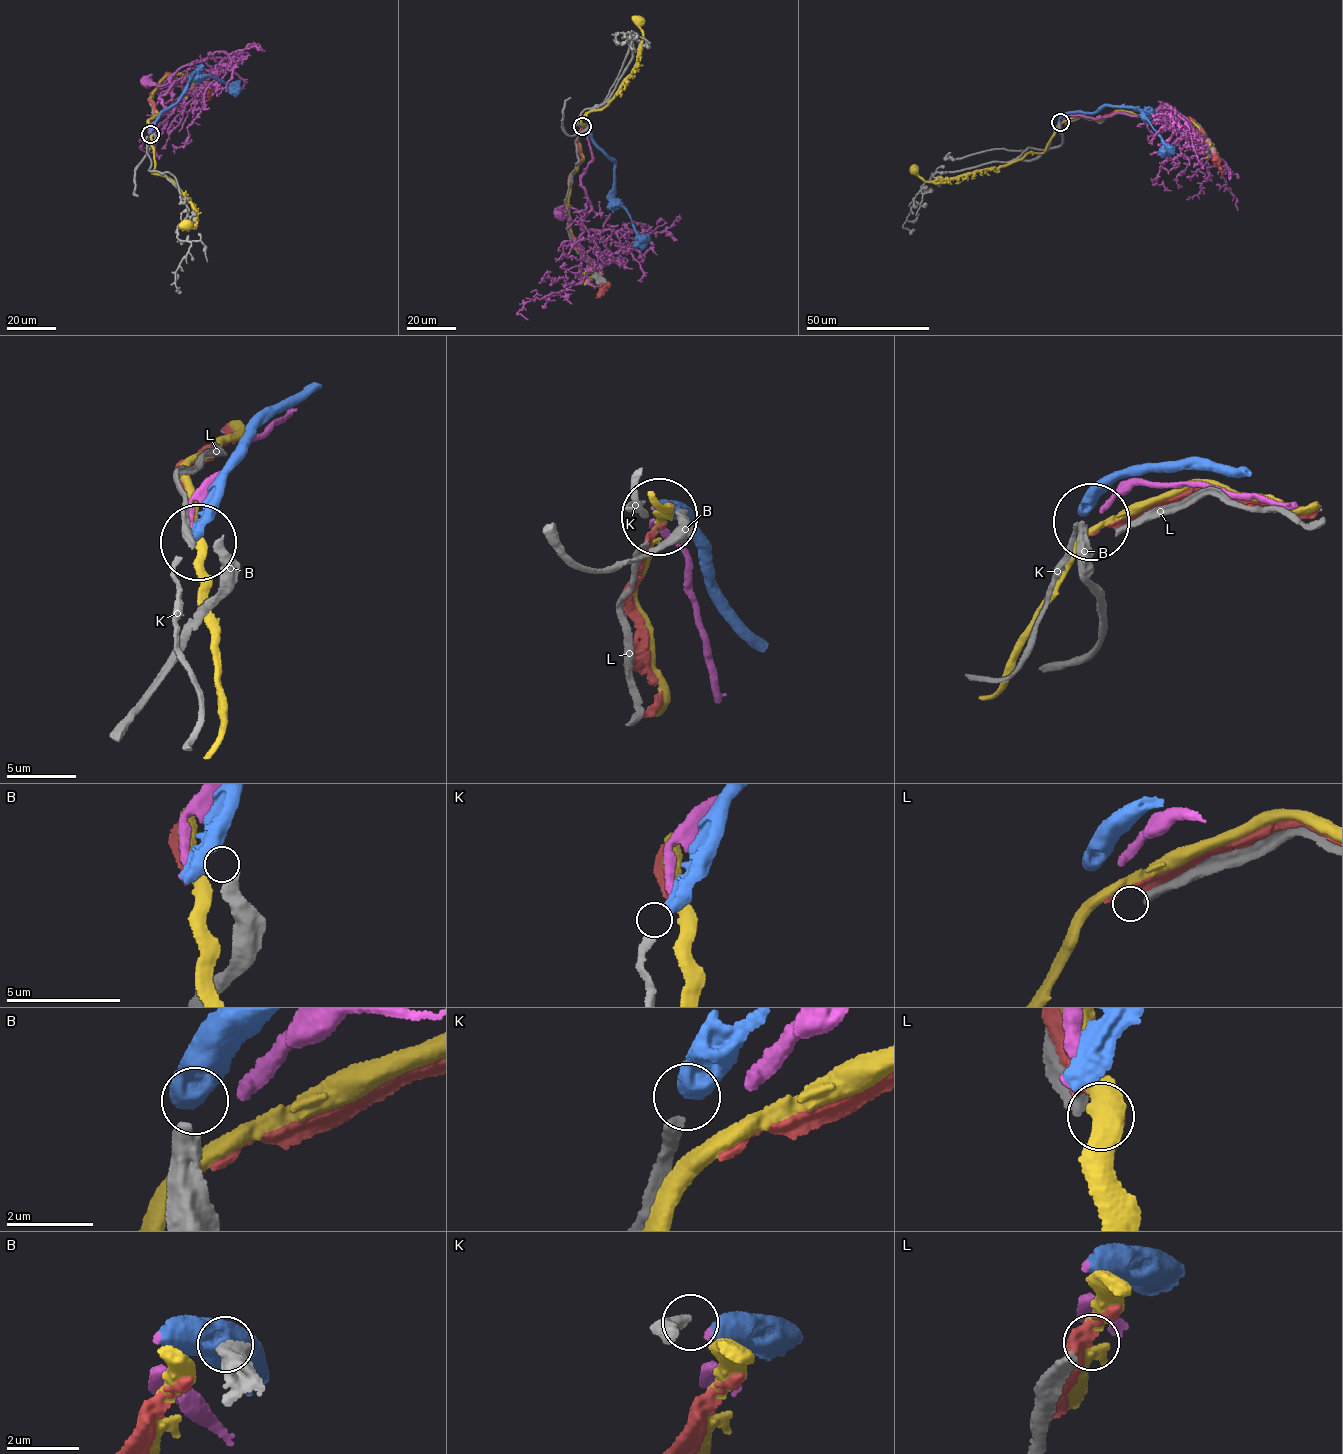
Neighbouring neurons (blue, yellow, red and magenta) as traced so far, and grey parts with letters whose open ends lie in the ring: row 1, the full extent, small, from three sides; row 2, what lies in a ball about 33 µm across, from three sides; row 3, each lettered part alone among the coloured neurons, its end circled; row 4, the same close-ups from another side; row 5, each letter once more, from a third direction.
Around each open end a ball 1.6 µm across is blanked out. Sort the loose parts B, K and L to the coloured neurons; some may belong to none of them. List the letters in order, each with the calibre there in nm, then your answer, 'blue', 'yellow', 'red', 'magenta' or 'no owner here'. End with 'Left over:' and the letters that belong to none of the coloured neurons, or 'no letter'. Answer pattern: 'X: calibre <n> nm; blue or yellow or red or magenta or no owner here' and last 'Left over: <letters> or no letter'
B: calibre 550 nm; no owner here
K: calibre 360 nm; magenta
L: calibre 420 nm; no owner here
Left over: B, L

